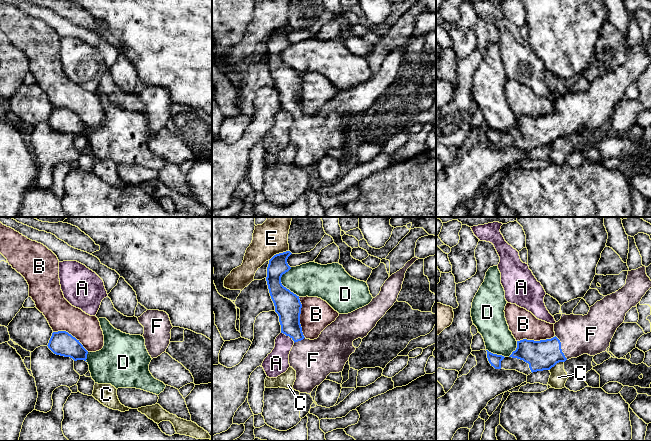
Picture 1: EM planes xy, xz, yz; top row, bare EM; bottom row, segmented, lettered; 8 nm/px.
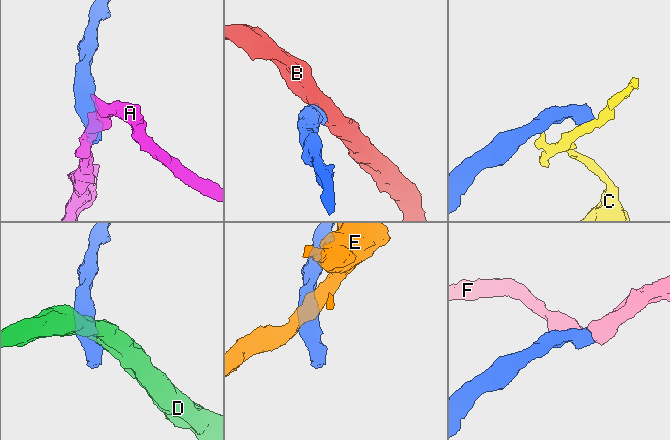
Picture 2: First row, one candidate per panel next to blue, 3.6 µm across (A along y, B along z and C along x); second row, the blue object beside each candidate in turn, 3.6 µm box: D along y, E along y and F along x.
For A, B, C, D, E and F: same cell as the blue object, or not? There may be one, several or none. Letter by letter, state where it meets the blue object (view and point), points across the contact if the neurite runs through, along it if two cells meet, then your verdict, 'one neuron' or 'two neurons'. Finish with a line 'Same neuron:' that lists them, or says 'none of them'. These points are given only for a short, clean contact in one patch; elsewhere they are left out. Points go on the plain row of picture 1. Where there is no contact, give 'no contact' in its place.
A: meets blue in xz at (288, 111); border along xz (281, 108), (294, 118); two neurons
B: meets blue in xz at (299, 93); two neurons
C: meets blue in yz at (556, 139); border along yz (563, 137), (557, 138), (549, 146); two neurons
D: meets blue in xz at (281, 60); border along xz (290, 43), (282, 51), (281, 59), (299, 72); two neurons
E: meets blue in xz at (279, 29); border along xz (288, 26), (276, 29), (269, 36); two neurons
F: meets blue in yz at (560, 123); runs through yz (541, 131), (560, 123), (578, 110); one neuron
Same neuron: F

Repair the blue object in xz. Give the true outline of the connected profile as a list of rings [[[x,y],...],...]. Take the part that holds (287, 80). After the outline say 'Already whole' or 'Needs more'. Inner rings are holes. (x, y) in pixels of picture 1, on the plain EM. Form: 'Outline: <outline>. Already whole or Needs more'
Outline: [[[292,29],[274,31],[267,43],[267,61],[275,88],[279,92],[281,109],[289,112],[294,121],[289,130],[289,140],[296,147],[293,165],[311,170],[330,149],[342,148],[356,124],[353,117],[363,115],[397,77],[407,45],[419,34],[414,33],[392,50],[372,77],[351,89],[339,90],[317,115],[306,115],[300,100],[302,80],[299,72],[284,63],[281,53],[291,43],[287,39]]]. Needs more

